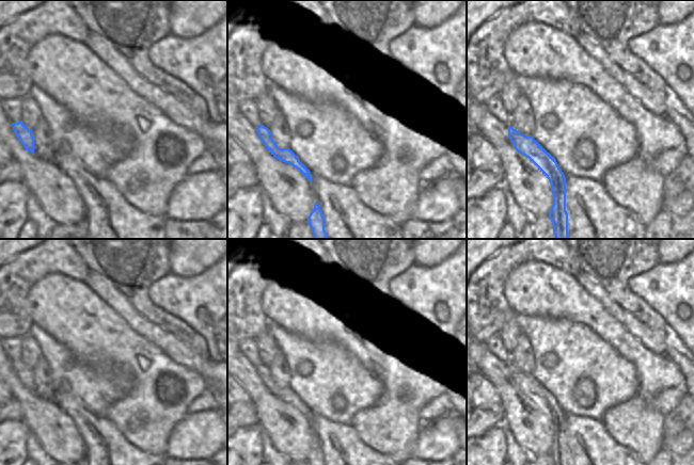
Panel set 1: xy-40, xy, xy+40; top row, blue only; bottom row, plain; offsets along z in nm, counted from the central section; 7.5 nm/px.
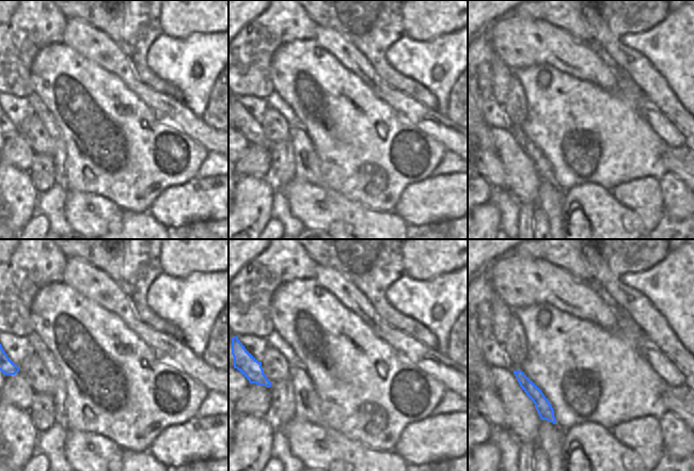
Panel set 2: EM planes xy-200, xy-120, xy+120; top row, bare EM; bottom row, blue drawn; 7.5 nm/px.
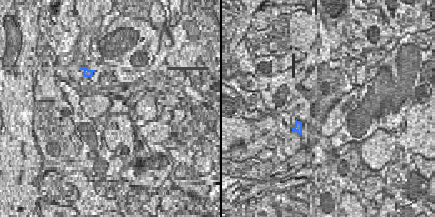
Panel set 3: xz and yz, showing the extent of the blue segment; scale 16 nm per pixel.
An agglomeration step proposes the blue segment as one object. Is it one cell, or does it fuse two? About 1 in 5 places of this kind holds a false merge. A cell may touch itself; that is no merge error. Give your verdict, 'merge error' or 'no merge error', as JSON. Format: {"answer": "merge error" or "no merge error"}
{"answer": "no merge error"}

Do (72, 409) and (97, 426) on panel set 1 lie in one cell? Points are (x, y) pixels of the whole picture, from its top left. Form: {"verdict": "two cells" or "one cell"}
{"verdict": "one cell"}

